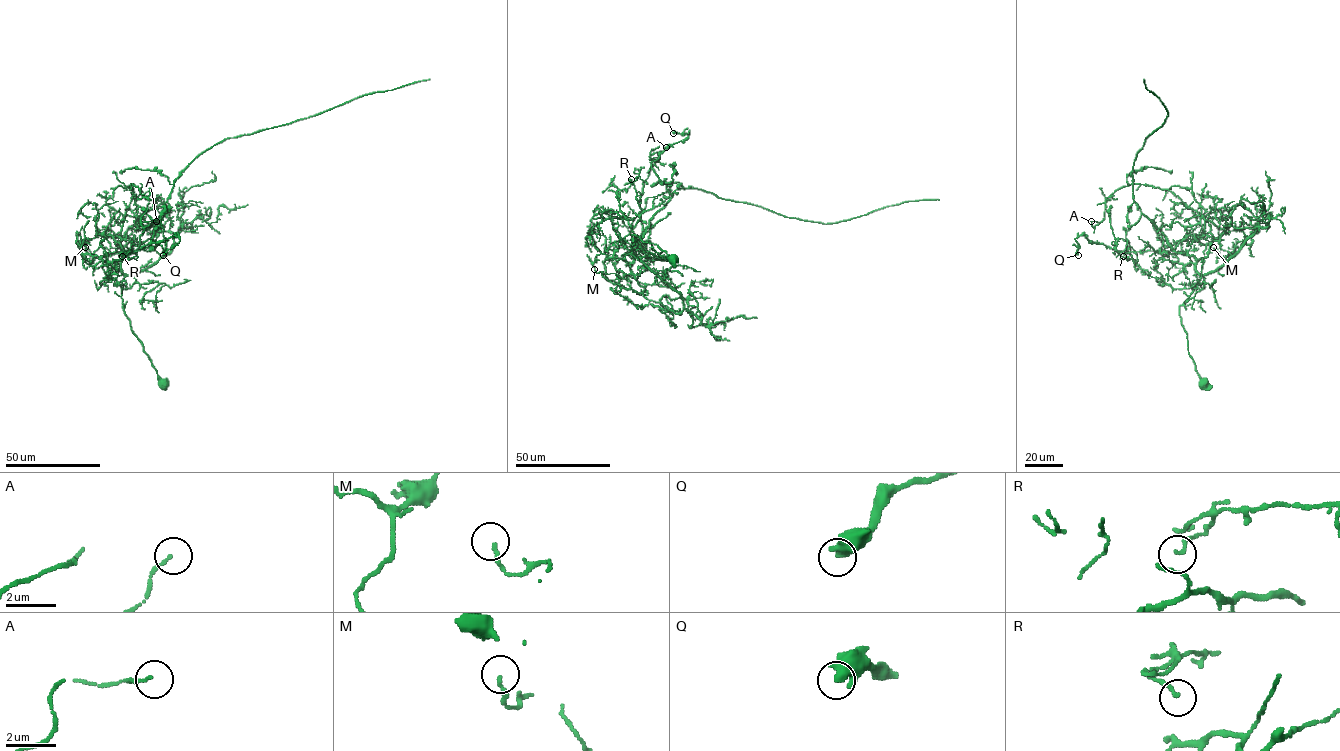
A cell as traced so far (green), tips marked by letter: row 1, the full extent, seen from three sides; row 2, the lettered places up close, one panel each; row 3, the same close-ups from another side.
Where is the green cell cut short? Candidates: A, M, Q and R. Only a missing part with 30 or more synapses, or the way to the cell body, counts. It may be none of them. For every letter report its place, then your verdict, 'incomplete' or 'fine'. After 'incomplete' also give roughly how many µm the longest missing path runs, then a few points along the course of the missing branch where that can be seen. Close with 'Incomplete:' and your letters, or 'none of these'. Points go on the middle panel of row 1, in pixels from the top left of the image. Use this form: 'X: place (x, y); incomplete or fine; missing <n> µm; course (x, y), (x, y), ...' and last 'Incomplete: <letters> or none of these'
A: place (666, 147); fine
M: place (594, 269); fine
Q: place (673, 133); fine
R: place (631, 179); fine
Incomplete: none of these

